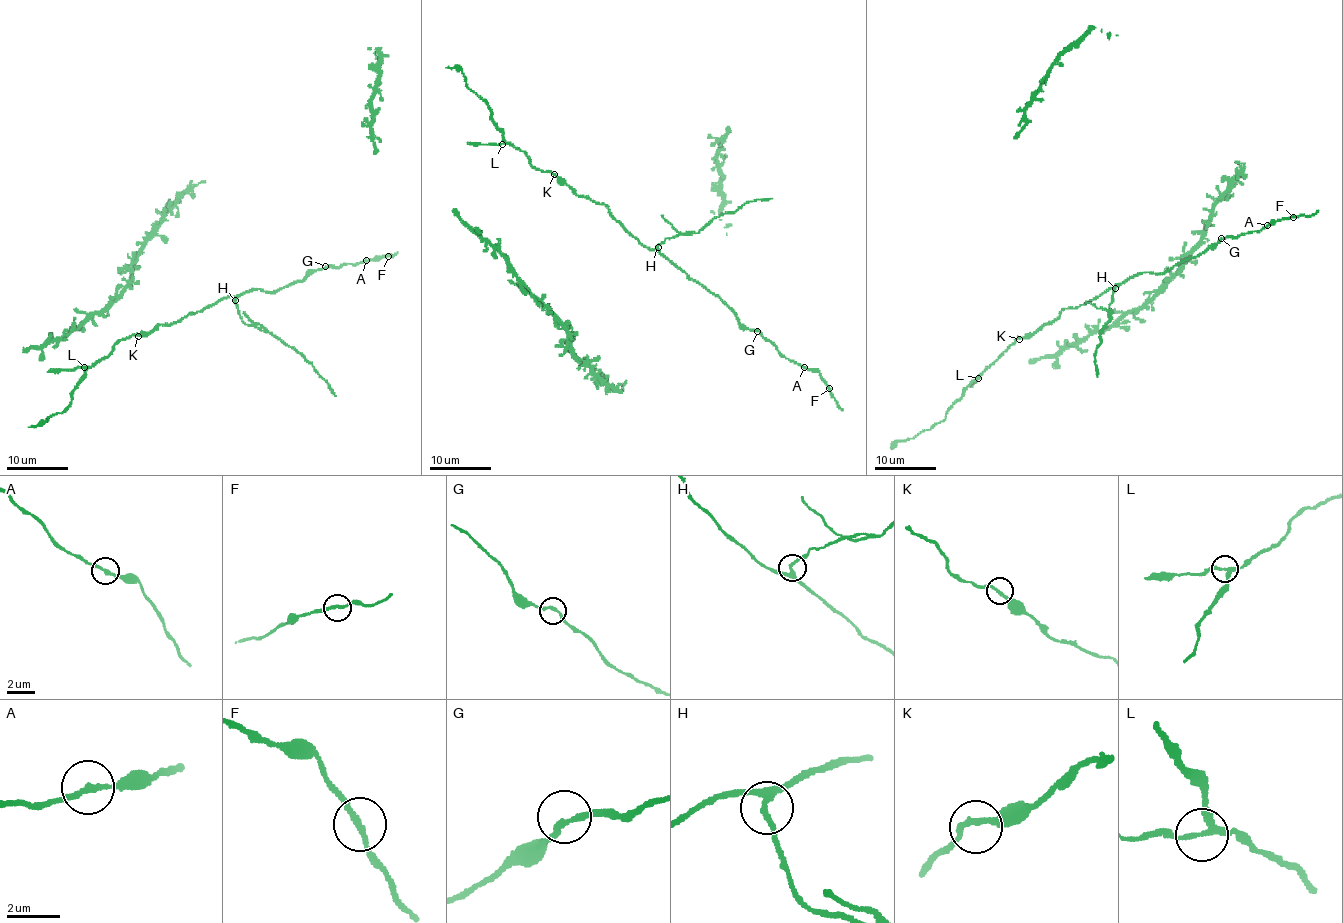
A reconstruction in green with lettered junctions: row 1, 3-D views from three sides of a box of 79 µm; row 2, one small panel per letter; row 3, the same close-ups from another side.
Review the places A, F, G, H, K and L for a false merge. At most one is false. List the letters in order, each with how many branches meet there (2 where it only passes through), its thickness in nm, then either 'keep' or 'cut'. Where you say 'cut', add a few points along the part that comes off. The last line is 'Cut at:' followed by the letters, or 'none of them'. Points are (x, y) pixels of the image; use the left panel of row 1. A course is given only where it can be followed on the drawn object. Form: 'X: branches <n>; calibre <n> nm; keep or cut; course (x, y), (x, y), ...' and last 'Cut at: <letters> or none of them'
A: branches 2; calibre 200 nm; keep
F: branches 2; calibre 200 nm; keep
G: branches 2; calibre 200 nm; keep
H: branches 3; calibre 200 nm; keep
K: branches 2; calibre 200 nm; keep
L: branches 3; calibre 200 nm; cut; course (83, 368), (50, 369), (48, 372)
Cut at: L

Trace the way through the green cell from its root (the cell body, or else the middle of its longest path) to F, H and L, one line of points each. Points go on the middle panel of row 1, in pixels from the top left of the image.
F: (552, 174), (605, 204), (642, 245), (720, 296), (782, 355), (816, 369), (829, 388)
H: (552, 174), (561, 177), (577, 195), (605, 204), (642, 245), (658, 247)
L: (552, 174), (536, 170), (523, 151), (502, 143)

